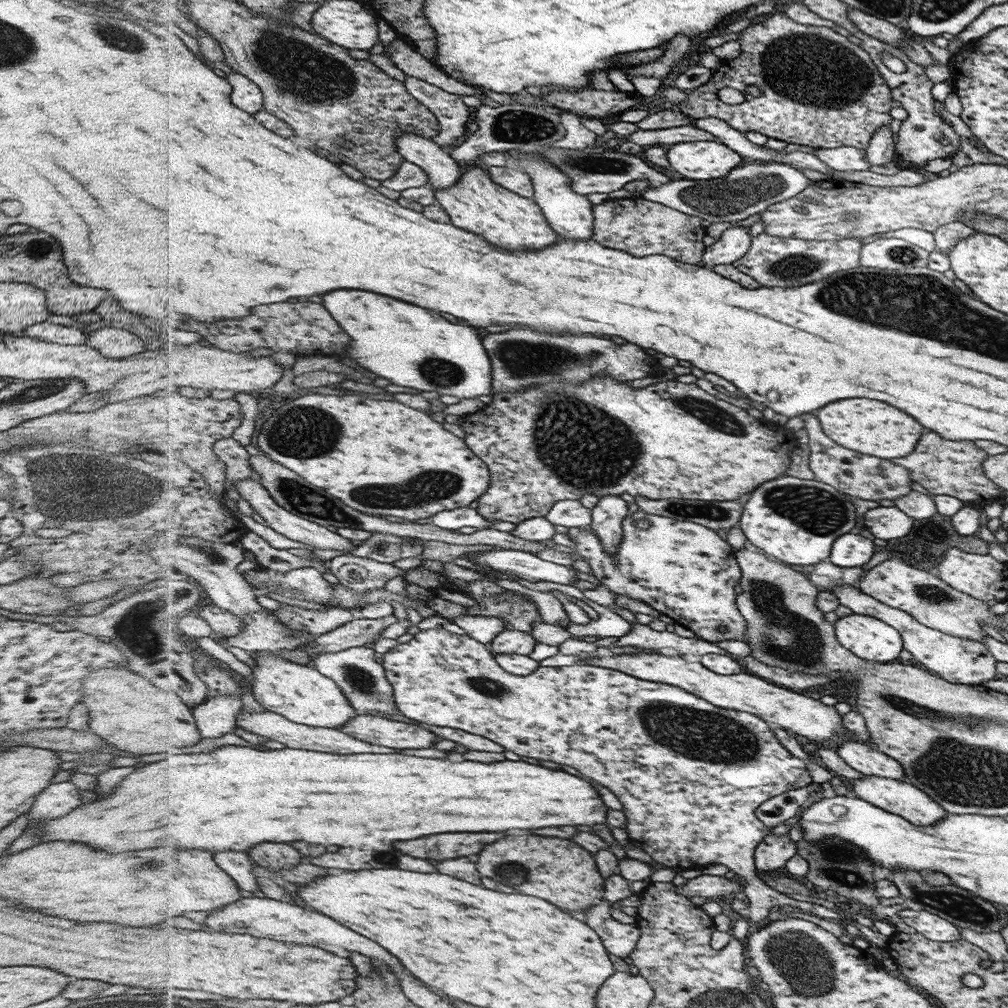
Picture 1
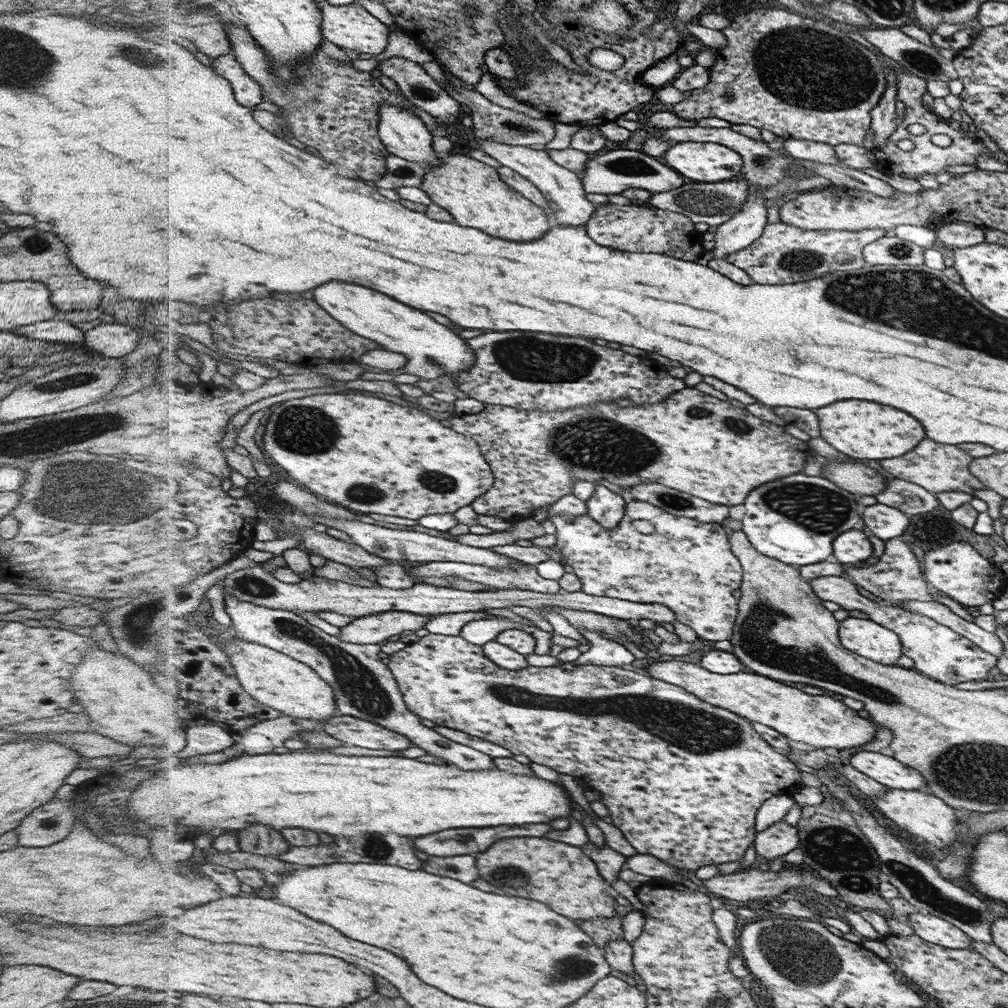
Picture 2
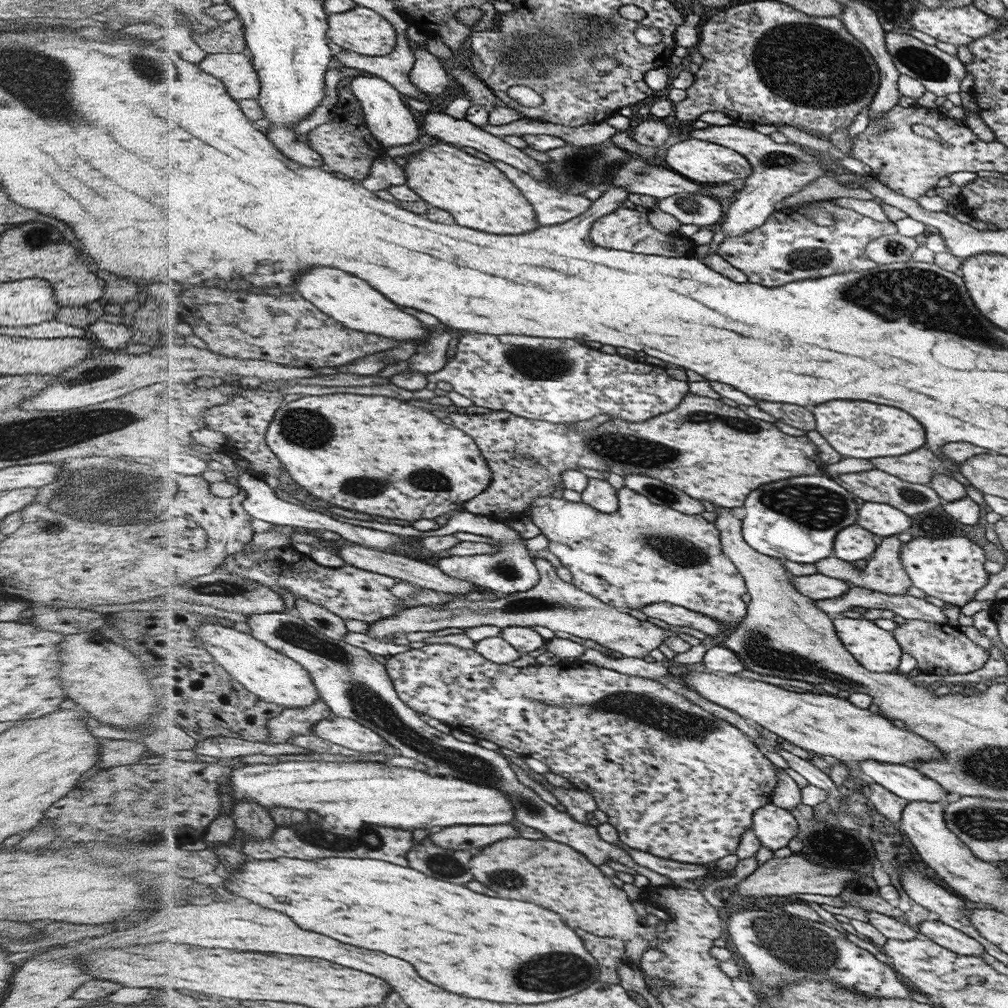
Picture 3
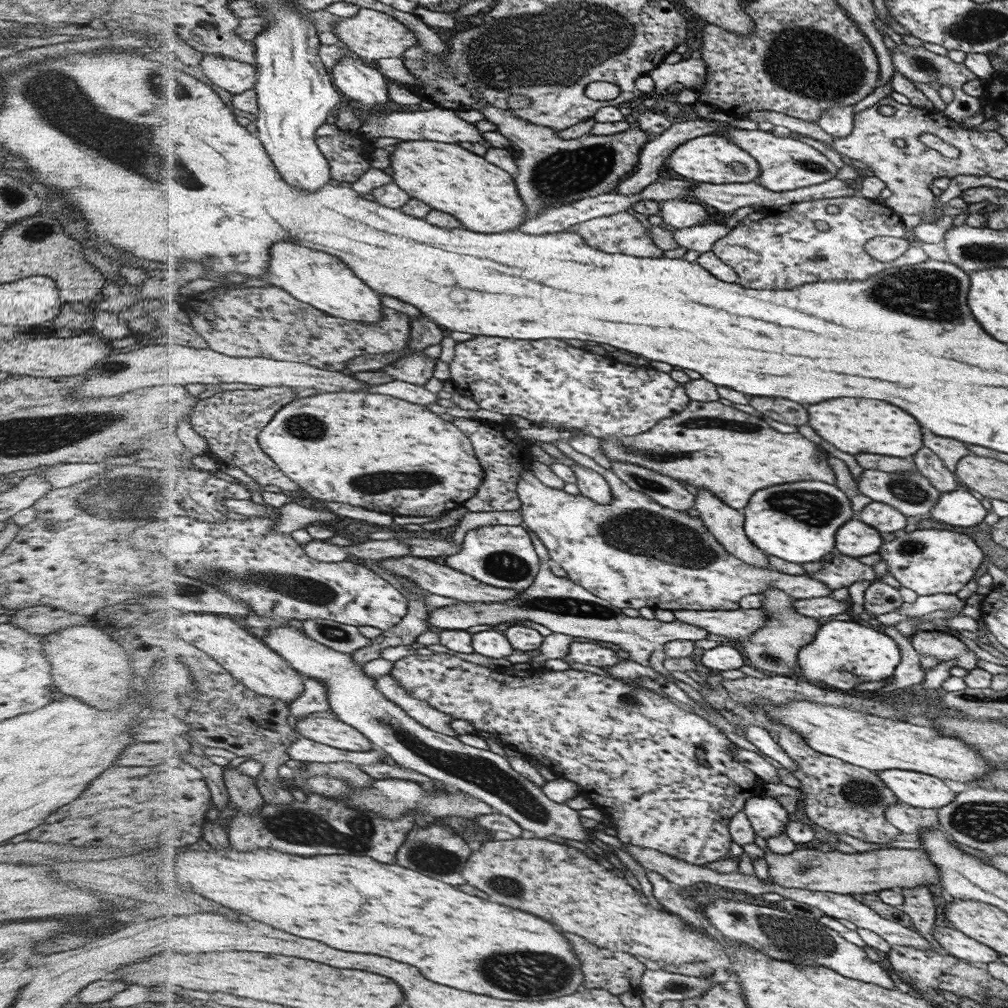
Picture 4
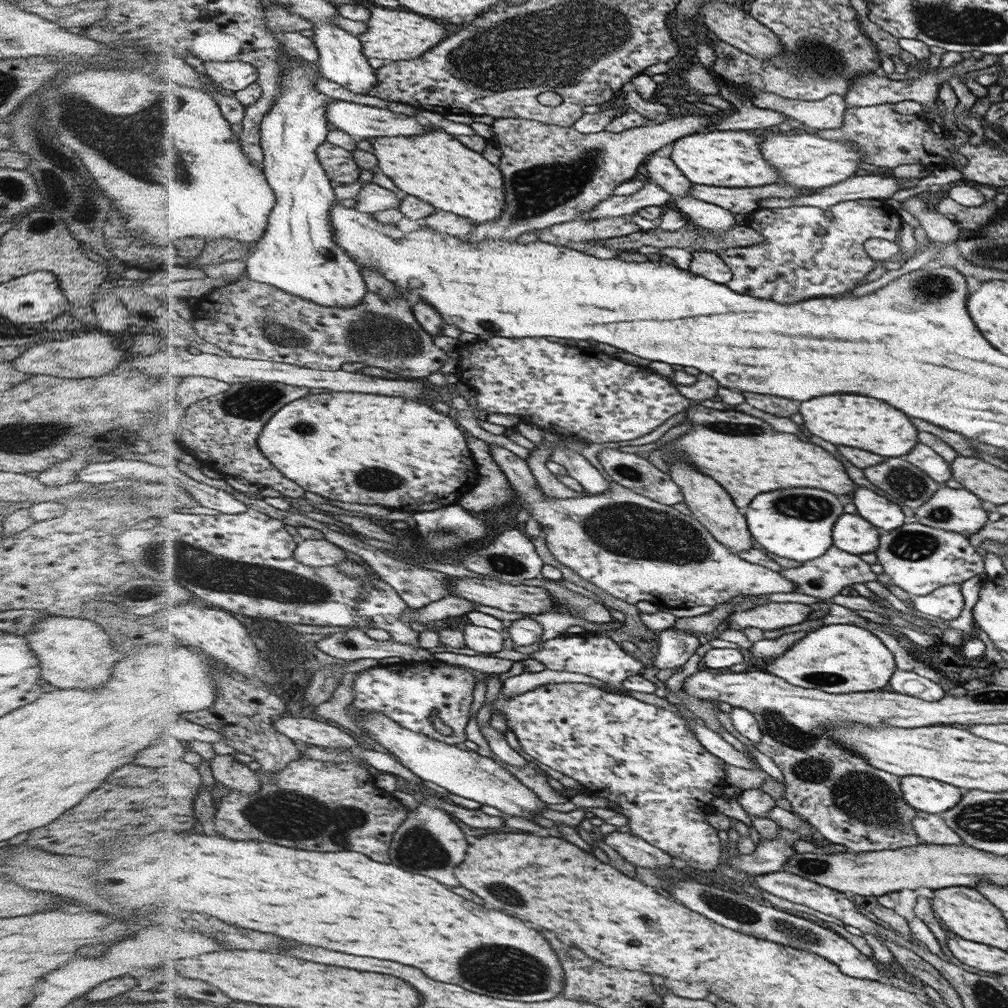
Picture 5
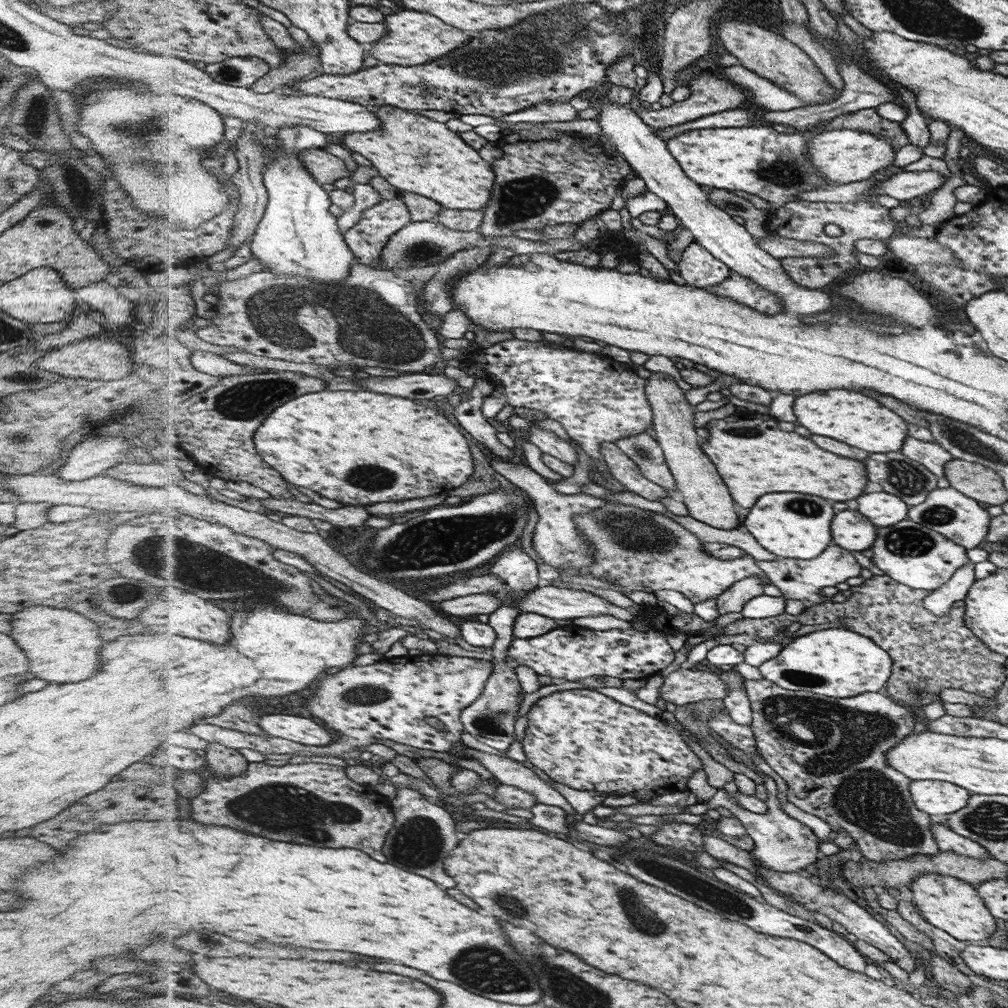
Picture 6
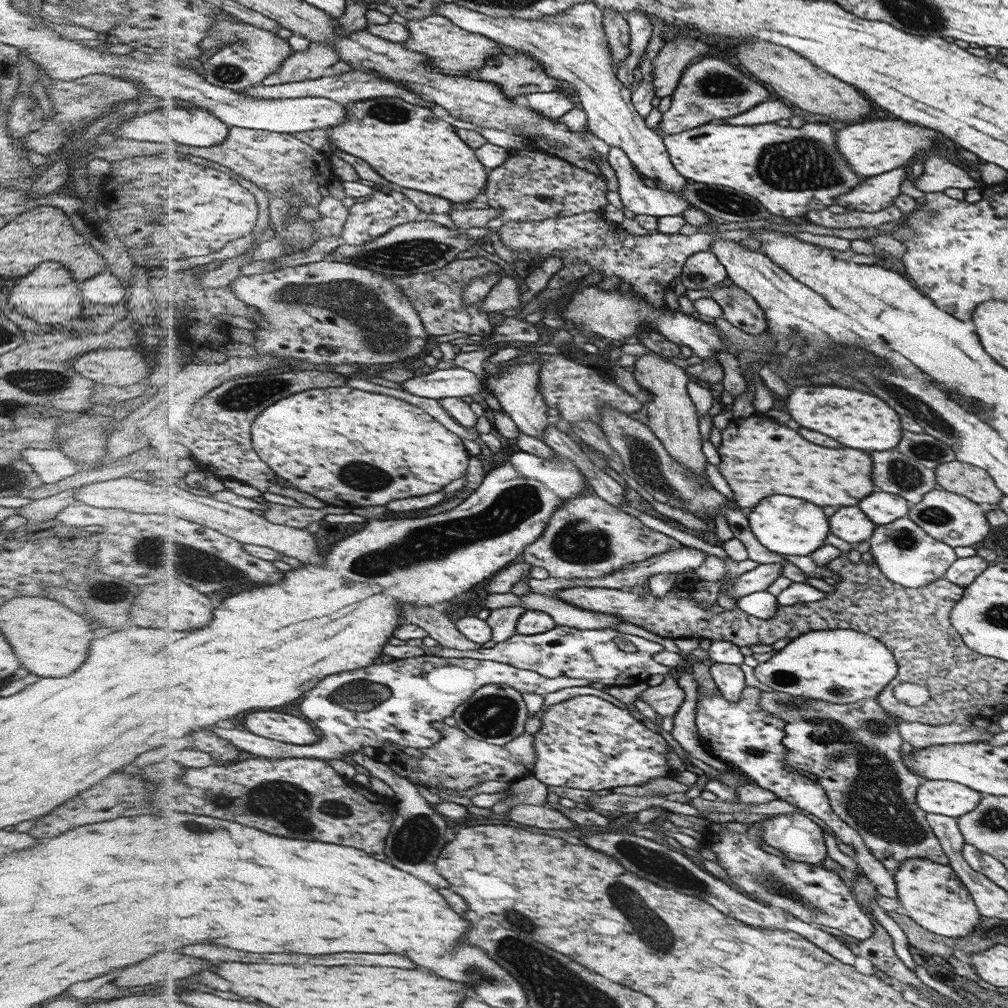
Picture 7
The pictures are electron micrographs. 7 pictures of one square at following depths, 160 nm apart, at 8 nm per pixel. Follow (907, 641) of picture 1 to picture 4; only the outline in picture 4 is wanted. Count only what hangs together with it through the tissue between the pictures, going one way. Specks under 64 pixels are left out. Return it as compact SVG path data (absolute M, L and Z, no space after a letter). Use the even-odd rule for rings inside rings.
M556 441L554 444L576 463L598 472L606 480L612 493L610 504L598 504L584 495L576 496L564 490L548 488L526 469L518 487L522 503L519 511L528 528L539 536L548 549L549 558L564 568L569 579L594 596L607 600L612 606L634 610L648 606L654 611L736 610L736 602L742 596L758 594L767 588L779 588L794 599L828 597L832 593L831 588L811 576L784 574L772 568L765 569L745 563L728 552L700 517L690 516L687 511L663 507L651 496L628 487L611 469L605 469L588 455L577 452L569 442ZM928 631L914 633L911 639L912 646L918 654L929 654L936 656L938 660L955 662L955 666L972 670L977 667L978 657L960 639L946 633Z

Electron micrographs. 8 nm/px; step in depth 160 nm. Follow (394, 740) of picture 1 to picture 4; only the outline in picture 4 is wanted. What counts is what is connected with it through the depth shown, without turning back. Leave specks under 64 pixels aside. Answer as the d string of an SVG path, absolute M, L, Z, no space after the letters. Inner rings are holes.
M308 717L297 723L300 737L336 748L366 752L377 746L355 726L336 717Z

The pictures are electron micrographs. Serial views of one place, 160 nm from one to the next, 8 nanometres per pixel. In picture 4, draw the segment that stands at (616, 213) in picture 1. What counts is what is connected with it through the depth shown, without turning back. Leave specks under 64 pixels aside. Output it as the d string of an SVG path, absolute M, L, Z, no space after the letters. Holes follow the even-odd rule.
M633 212L602 216L568 228L584 236L588 246L610 254L632 254L638 258L660 258L664 251L656 247L649 231Z

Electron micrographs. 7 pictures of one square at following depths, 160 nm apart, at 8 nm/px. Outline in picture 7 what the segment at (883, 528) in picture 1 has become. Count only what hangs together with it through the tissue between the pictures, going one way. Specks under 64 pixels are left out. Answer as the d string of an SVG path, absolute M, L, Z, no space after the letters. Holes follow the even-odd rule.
M884 491L864 498L864 502L860 502L860 510L864 510L864 514L878 526L888 525L908 514L908 506L903 496Z

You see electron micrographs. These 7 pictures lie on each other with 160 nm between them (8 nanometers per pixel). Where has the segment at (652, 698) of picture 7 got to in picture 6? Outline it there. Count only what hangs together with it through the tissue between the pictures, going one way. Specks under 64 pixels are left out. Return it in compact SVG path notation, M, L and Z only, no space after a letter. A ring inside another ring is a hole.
M679 667L663 680L659 695L665 702L684 706L704 699L727 697L729 688L715 673Z

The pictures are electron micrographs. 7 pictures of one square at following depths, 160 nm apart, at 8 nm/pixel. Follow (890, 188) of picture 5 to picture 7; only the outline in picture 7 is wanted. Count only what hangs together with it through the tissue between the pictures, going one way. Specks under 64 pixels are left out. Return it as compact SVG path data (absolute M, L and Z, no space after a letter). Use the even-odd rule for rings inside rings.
M928 154L923 160L922 175L912 180L918 190L925 193L943 192L946 188L984 188L984 182L972 179L962 168L952 164L948 159L938 154Z

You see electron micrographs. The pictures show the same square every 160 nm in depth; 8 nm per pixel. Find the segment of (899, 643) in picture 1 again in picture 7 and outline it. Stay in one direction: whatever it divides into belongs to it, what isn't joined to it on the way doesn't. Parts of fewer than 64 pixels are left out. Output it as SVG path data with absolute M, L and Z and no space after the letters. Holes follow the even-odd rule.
M817 630L791 639L784 648L758 664L754 674L764 686L792 697L813 698L830 704L850 704L864 698L877 698L898 676L898 670L895 655L872 635L854 630Z

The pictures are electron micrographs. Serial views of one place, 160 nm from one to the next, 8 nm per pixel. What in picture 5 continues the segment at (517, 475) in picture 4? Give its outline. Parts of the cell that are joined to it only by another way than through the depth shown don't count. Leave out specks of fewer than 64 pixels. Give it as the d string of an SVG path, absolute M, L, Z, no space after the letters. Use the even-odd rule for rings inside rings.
M470 433L468 442L472 454L475 454L476 462L479 462L480 481L474 488L464 492L457 503L469 511L480 513L511 502L511 484L502 468L492 458L489 444Z

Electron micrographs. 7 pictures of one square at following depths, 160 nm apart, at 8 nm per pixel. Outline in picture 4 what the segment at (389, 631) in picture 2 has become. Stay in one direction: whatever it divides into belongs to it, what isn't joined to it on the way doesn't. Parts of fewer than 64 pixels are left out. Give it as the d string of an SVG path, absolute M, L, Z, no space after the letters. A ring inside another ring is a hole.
M528 530L535 551L540 557L539 571L531 586L521 589L519 596L504 602L474 602L458 603L458 605L436 608L428 612L428 623L434 628L444 630L467 630L478 624L496 626L500 623L532 622L542 624L552 632L566 633L570 636L582 636L593 642L612 642L618 644L630 654L634 662L650 667L649 658L655 650L663 648L667 642L673 640L704 640L709 632L696 625L675 622L660 622L646 620L646 618L630 618L623 614L622 609L612 606L607 600L594 596L583 586L576 584L569 577L558 577L549 569L549 552L539 539L539 536Z

